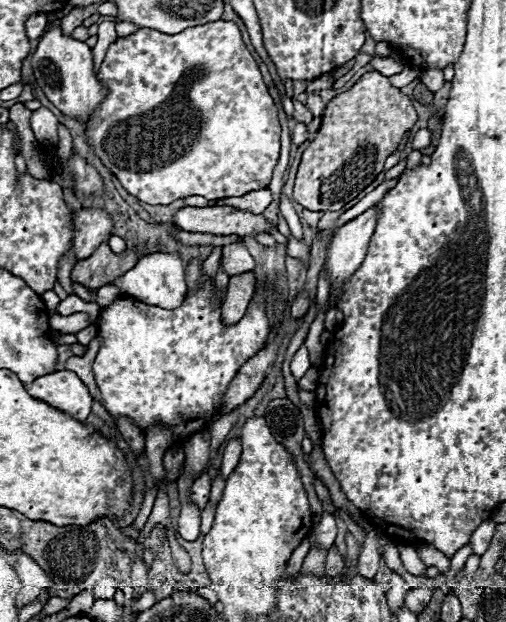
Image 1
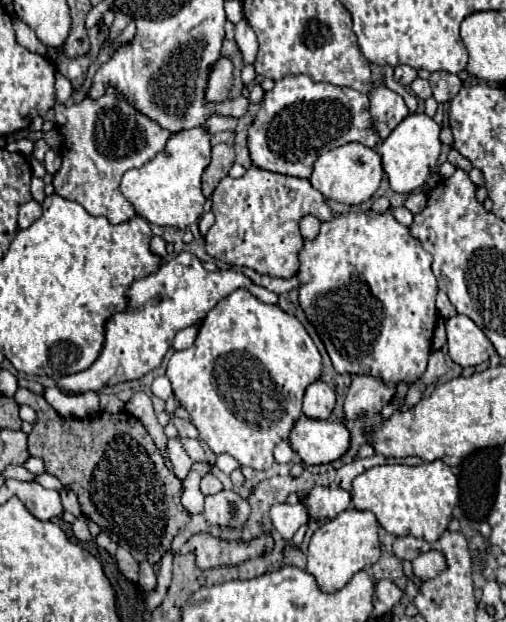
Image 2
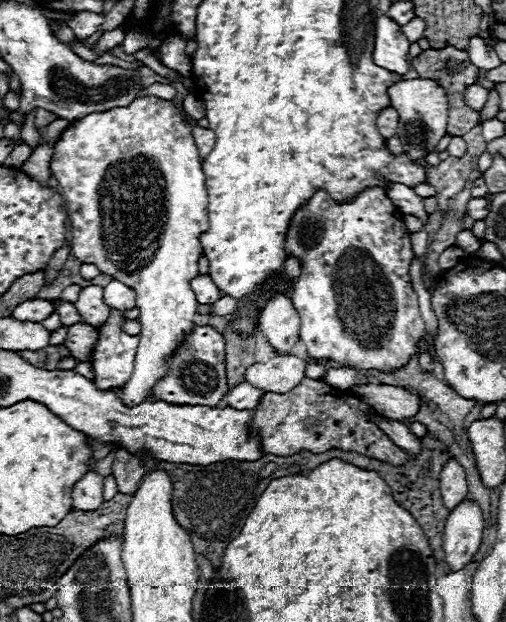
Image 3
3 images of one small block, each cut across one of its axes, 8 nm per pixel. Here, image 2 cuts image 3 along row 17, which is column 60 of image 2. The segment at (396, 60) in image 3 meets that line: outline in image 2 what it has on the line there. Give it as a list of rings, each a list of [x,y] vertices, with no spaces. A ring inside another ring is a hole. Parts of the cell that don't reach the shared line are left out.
[[[178,254],[176,258],[160,264],[156,272],[132,282],[132,286],[126,290],[126,308],[110,316],[104,326],[104,344],[96,362],[88,370],[62,376],[58,386],[72,394],[88,390],[98,392],[104,386],[114,386],[146,376],[160,366],[164,354],[172,346],[174,334],[180,328],[188,328],[196,320],[202,320],[222,298],[242,286],[262,302],[278,304],[278,294],[252,284],[244,274],[232,270],[208,272],[194,254]]]

